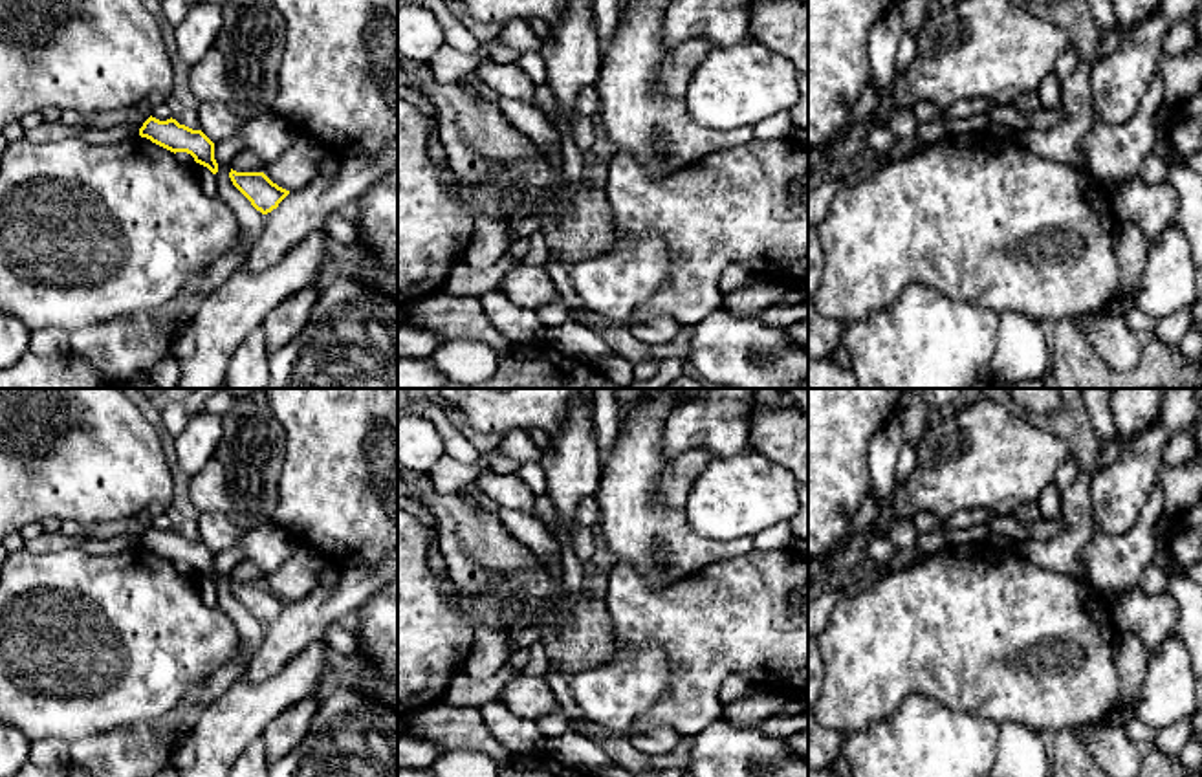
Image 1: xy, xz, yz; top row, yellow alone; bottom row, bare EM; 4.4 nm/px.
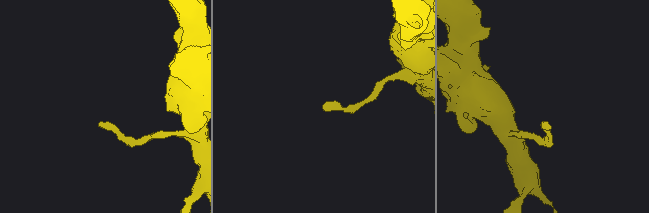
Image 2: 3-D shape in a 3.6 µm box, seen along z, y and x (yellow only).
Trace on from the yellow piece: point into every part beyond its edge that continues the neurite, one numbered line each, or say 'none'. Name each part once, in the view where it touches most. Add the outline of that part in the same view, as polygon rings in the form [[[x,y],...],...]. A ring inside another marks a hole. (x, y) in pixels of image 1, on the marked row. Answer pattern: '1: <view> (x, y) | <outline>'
none

